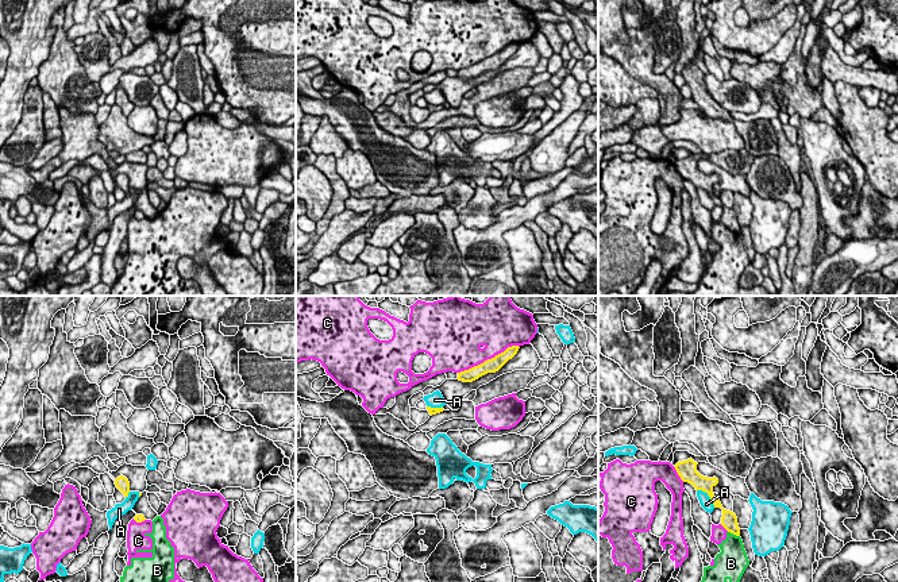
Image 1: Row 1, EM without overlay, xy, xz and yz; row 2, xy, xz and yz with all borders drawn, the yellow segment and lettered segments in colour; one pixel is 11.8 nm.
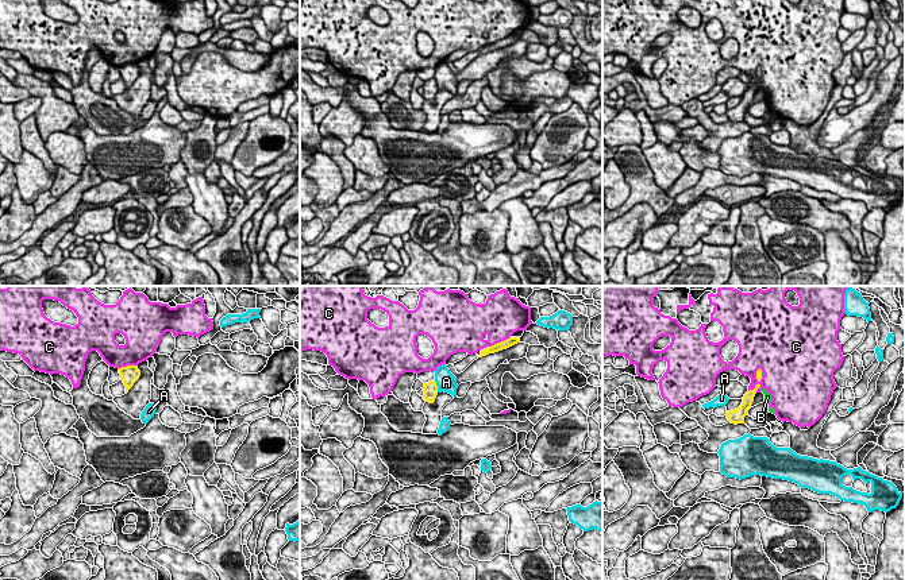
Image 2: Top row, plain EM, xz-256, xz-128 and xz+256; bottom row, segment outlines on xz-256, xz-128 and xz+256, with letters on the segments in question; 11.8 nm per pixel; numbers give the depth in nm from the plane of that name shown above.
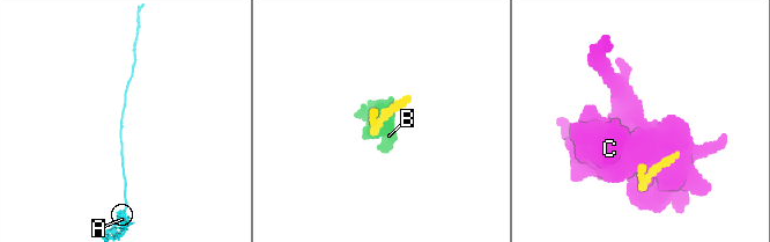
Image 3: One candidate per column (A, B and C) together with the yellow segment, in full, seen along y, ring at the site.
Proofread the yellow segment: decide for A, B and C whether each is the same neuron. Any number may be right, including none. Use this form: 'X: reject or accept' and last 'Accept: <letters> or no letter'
A: reject
B: reject
C: reject
Accept: no letter

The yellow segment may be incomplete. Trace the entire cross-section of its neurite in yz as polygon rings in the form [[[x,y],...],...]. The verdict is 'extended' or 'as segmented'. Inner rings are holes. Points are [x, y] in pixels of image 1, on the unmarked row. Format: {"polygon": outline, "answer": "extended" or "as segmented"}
{"polygon": [[[690,155],[687,158],[678,159],[674,165],[683,180],[691,181],[695,188],[705,189],[710,194],[710,199],[713,200],[714,205],[722,207],[721,223],[728,230],[740,234],[740,226],[737,221],[736,212],[731,208],[724,207],[720,197],[717,197],[713,192],[713,185],[718,181],[718,177],[716,174],[708,176],[701,173],[697,169],[697,162],[698,161]]], "answer": "as segmented"}

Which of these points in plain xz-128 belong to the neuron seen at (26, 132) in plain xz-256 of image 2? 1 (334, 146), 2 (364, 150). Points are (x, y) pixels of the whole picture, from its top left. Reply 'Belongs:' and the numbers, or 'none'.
Belongs: 1

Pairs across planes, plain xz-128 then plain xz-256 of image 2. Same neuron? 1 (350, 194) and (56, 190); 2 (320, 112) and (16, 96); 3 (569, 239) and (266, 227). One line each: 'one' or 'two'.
1: two
2: two
3: two

